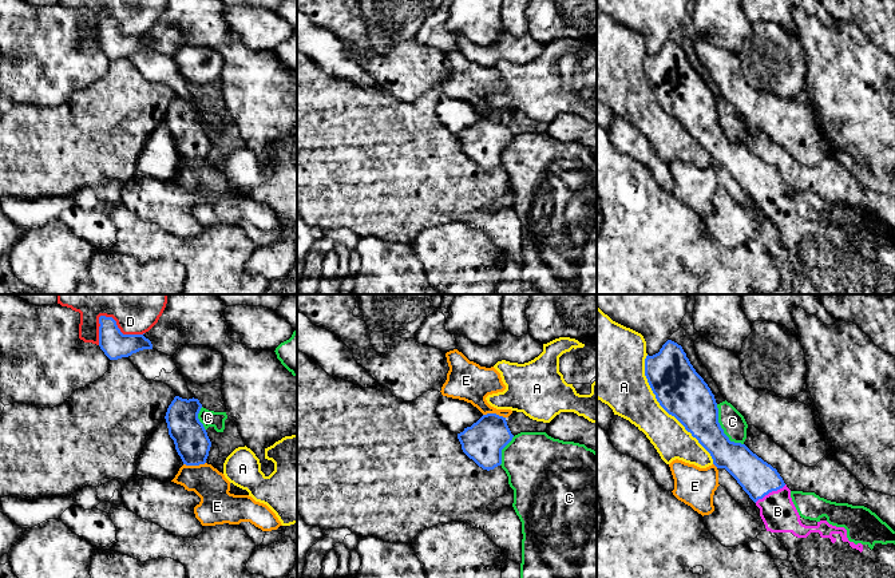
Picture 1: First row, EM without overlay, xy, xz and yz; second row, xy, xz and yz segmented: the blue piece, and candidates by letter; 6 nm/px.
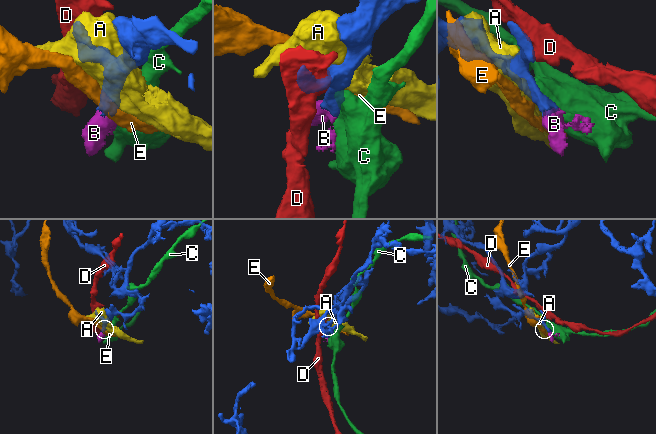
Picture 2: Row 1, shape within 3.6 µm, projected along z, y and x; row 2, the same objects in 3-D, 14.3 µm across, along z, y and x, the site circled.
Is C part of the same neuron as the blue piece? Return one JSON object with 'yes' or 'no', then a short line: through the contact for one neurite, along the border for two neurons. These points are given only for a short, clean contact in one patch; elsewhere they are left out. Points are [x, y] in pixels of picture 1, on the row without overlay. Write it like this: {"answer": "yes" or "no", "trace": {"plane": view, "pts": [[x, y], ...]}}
{"answer": "no"}

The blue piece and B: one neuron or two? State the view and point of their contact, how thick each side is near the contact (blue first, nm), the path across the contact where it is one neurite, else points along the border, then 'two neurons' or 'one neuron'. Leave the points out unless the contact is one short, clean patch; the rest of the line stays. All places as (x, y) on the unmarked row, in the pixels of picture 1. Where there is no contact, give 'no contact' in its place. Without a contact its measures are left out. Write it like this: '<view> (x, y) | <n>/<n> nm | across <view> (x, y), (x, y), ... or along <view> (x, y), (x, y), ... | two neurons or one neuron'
yz (769, 191) | 220/220 nm | across yz (757, 178), (769, 191), (777, 212) | one neuron

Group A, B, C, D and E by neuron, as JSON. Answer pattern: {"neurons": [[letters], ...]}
{"neurons": [["A"], ["B"], ["C"], ["D"], ["E"]]}

